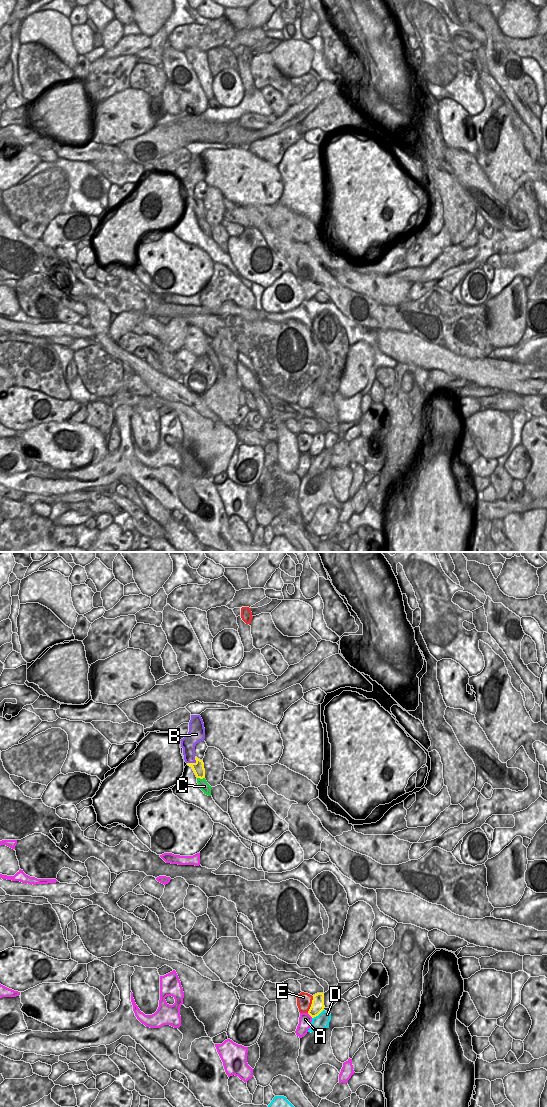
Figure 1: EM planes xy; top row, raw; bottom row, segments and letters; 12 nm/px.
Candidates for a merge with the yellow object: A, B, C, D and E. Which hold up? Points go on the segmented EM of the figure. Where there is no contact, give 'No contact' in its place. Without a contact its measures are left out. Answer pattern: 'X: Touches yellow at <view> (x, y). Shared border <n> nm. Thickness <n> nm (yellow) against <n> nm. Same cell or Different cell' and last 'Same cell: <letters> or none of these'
A: Touches yellow at xy (310, 1015). Shared border 90 nm. Thickness 160 nm (yellow) against 150 nm. Different cell
B: Touches yellow at xy (193, 763). Shared border 130 nm. Thickness 140 nm (yellow) against 180 nm. Different cell
C: Touches yellow at xy (201, 778). Shared border 100 nm. Thickness 140 nm (yellow) against 120 nm. Same cell
D: Touches yellow at xy (317, 1015). Shared border 180 nm. Thickness 160 nm (yellow) against 180 nm. Different cell
E: Touches yellow at xy (311, 1004). Shared border 220 nm. Thickness 160 nm (yellow) against 190 nm. Different cell
Same cell: C.

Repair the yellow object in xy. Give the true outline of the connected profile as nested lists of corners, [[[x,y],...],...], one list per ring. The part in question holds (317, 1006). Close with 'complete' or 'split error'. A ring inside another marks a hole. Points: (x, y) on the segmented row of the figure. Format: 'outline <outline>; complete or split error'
outline [[[317,993],[313,995],[313,1000],[308,1014],[314,1018],[324,1010],[324,993]]]; complete

